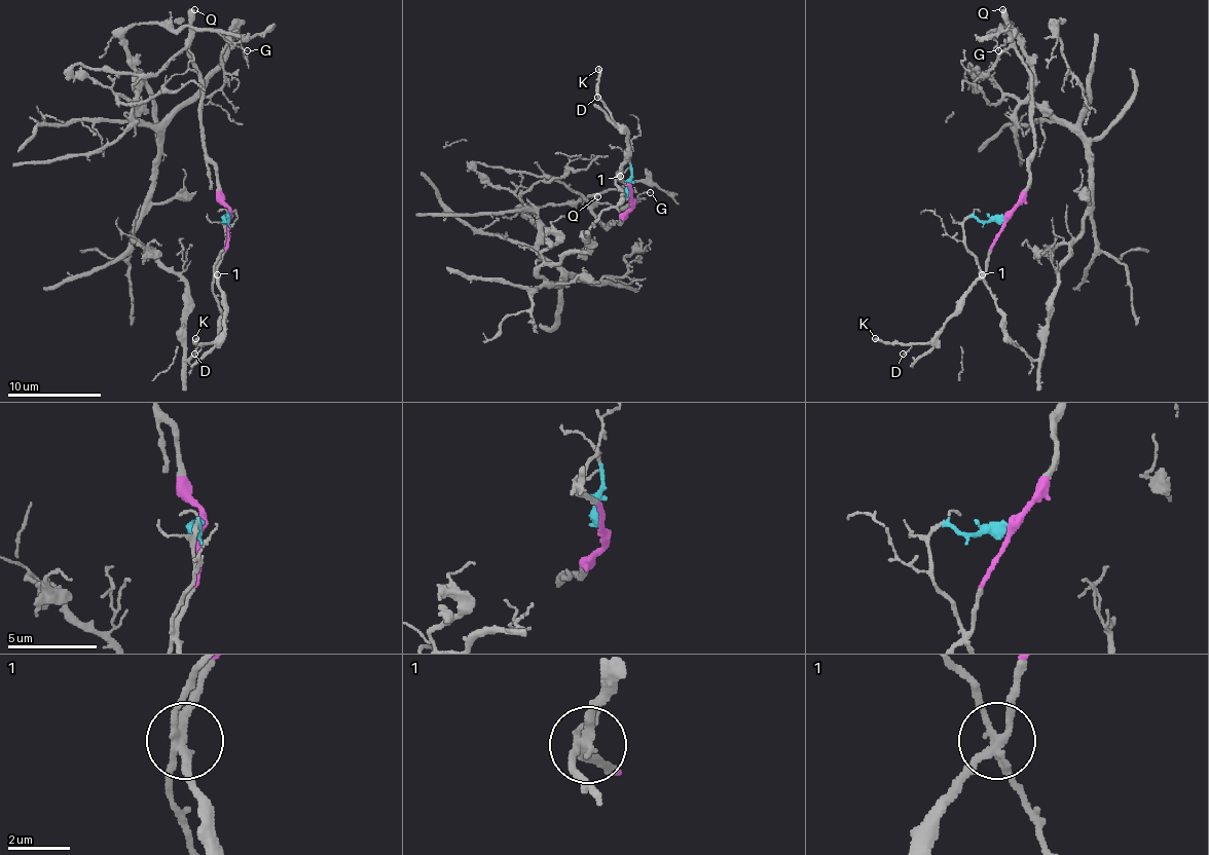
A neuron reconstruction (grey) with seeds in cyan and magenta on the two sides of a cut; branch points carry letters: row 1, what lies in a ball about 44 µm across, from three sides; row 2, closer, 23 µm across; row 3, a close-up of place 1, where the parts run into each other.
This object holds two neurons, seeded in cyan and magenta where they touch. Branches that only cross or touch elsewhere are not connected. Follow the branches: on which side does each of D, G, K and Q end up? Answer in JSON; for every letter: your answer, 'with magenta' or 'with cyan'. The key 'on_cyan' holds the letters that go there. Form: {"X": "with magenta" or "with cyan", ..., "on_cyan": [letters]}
{"D": "with magenta", "G": "with magenta", "K": "with magenta", "Q": "with magenta", "on_cyan": []}

